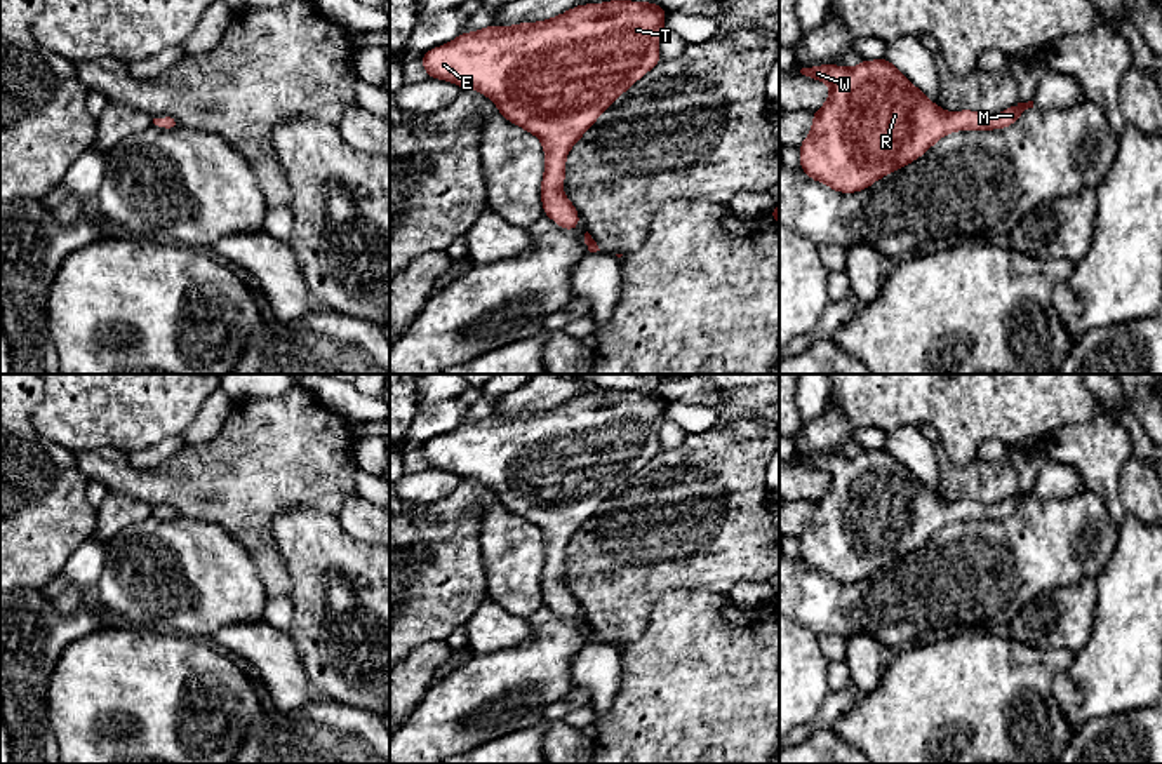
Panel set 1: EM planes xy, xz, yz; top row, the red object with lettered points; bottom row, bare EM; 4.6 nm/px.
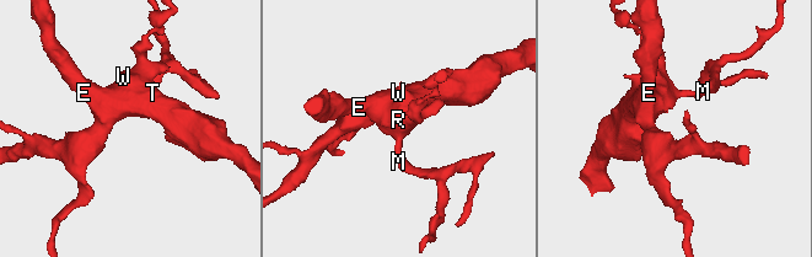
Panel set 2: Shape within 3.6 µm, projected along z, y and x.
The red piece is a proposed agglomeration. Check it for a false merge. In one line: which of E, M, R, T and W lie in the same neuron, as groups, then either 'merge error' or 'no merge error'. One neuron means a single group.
E M R T W | no merge error

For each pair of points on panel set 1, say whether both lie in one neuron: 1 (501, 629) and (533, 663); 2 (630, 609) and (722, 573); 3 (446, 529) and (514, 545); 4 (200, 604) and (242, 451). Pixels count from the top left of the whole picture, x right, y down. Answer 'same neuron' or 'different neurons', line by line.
1: different neurons
2: same neuron
3: different neurons
4: different neurons

